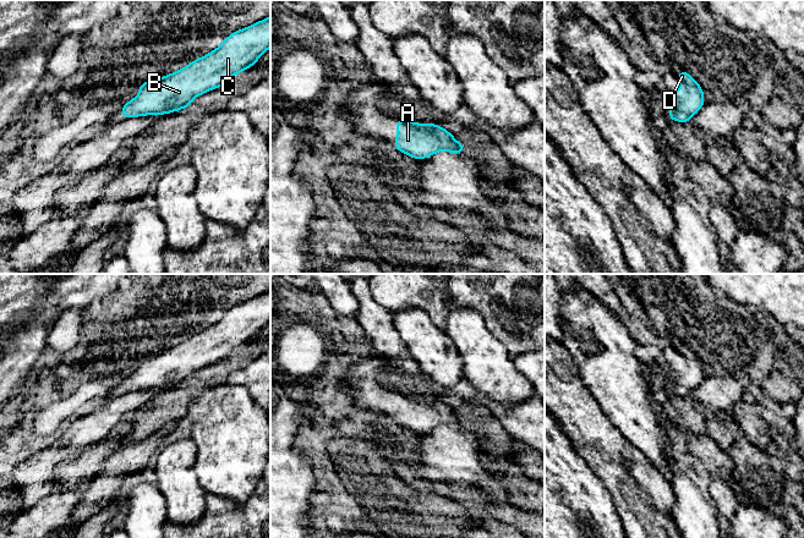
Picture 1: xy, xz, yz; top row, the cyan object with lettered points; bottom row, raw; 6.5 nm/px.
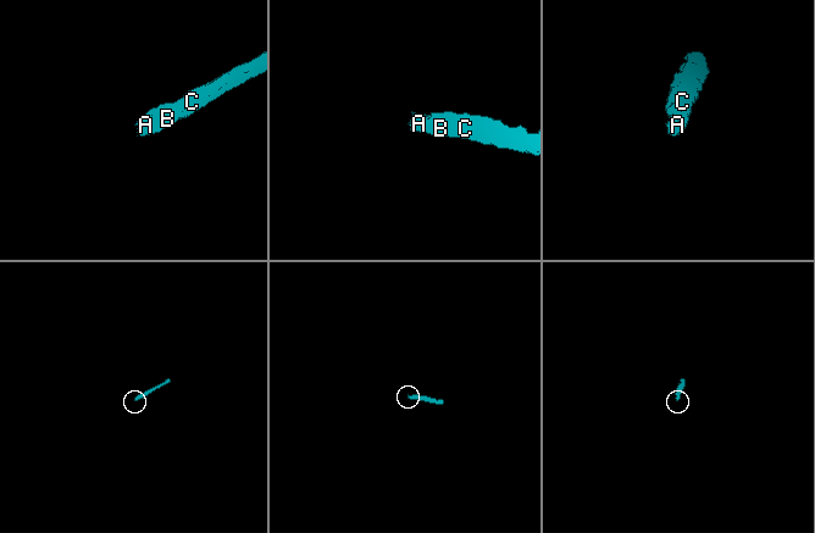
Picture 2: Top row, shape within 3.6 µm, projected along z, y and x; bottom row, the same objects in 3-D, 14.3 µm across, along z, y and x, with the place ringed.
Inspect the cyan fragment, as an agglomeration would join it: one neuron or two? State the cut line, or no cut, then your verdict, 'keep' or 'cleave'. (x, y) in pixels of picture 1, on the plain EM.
cut none; keep

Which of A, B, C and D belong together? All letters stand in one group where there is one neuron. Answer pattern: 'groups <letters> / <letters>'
groups A B C D

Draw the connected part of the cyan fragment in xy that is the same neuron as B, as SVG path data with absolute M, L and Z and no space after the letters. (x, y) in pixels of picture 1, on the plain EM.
M270 290L235 304L215 324L184 342L140 357L140 368L121 381L121 394L190 381L198 369L228 358L234 348L256 339L269 322Z

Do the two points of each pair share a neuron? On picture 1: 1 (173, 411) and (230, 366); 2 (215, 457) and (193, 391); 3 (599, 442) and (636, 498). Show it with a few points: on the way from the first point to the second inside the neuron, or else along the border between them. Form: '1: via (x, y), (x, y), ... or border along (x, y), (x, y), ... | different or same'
1: via (185, 396), (204, 377), (215, 374) | same
2: border along (202, 390), (189, 406), (186, 415) | different
3: via (611, 455), (635, 484) | same

